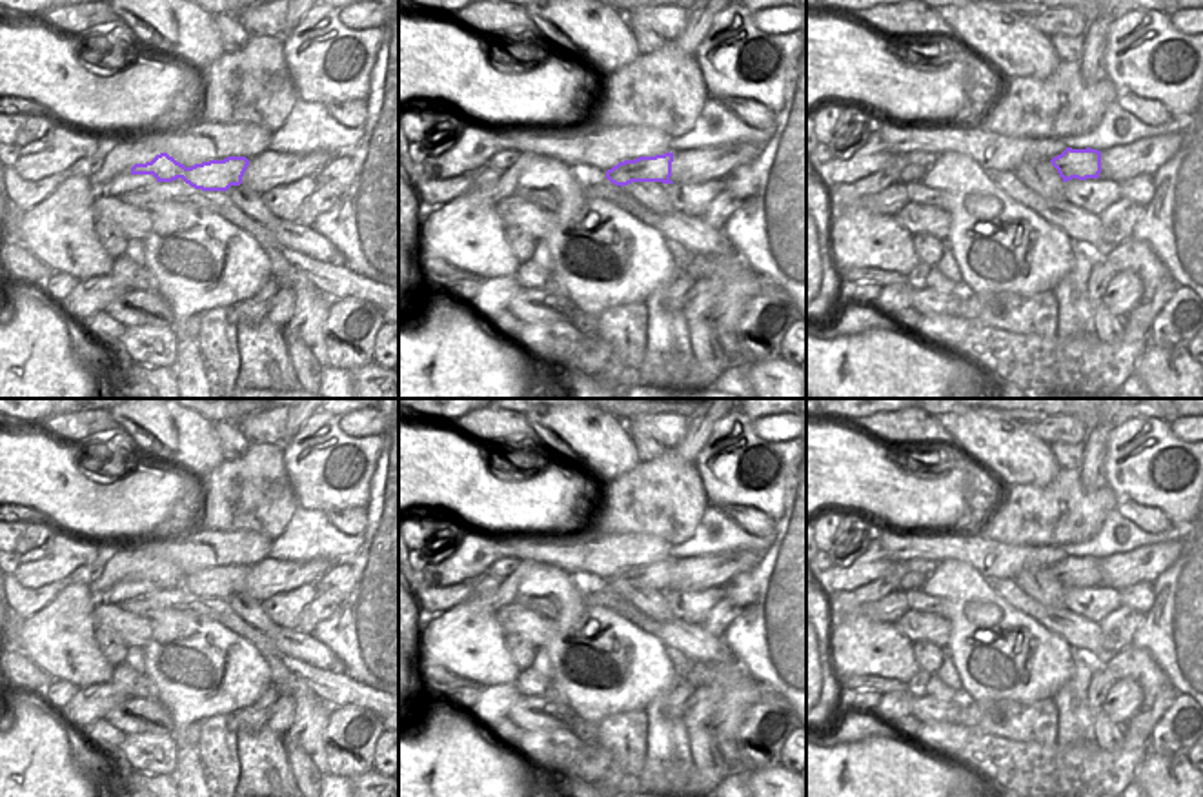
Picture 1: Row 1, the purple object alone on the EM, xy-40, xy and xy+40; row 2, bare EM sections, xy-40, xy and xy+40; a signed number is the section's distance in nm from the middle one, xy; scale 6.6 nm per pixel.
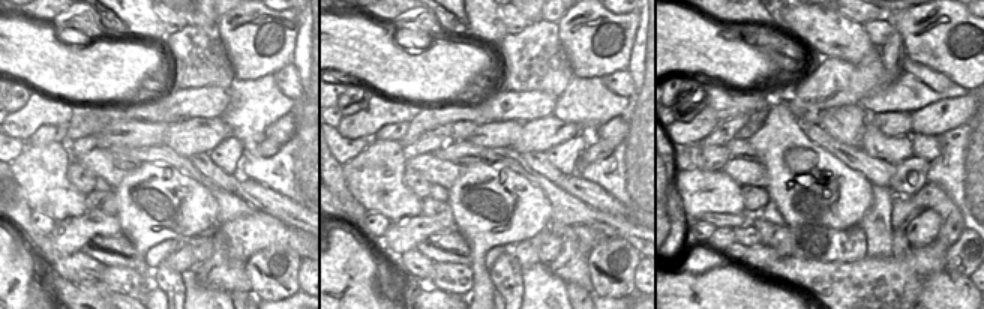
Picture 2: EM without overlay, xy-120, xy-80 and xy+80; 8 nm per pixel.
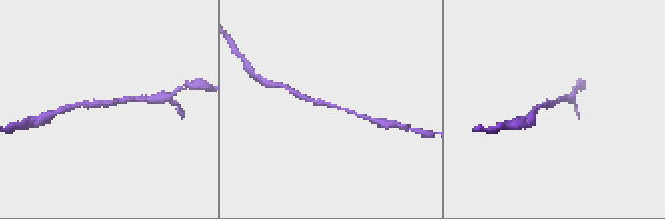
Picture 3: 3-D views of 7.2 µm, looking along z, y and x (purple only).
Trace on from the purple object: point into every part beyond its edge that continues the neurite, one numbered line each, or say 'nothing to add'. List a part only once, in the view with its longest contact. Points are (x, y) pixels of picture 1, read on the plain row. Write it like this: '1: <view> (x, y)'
nothing to add.

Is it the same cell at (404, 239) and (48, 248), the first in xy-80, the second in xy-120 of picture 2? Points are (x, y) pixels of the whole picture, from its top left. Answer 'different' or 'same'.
different

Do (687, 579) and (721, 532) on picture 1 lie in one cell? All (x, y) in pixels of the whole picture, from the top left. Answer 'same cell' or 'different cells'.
different cells

